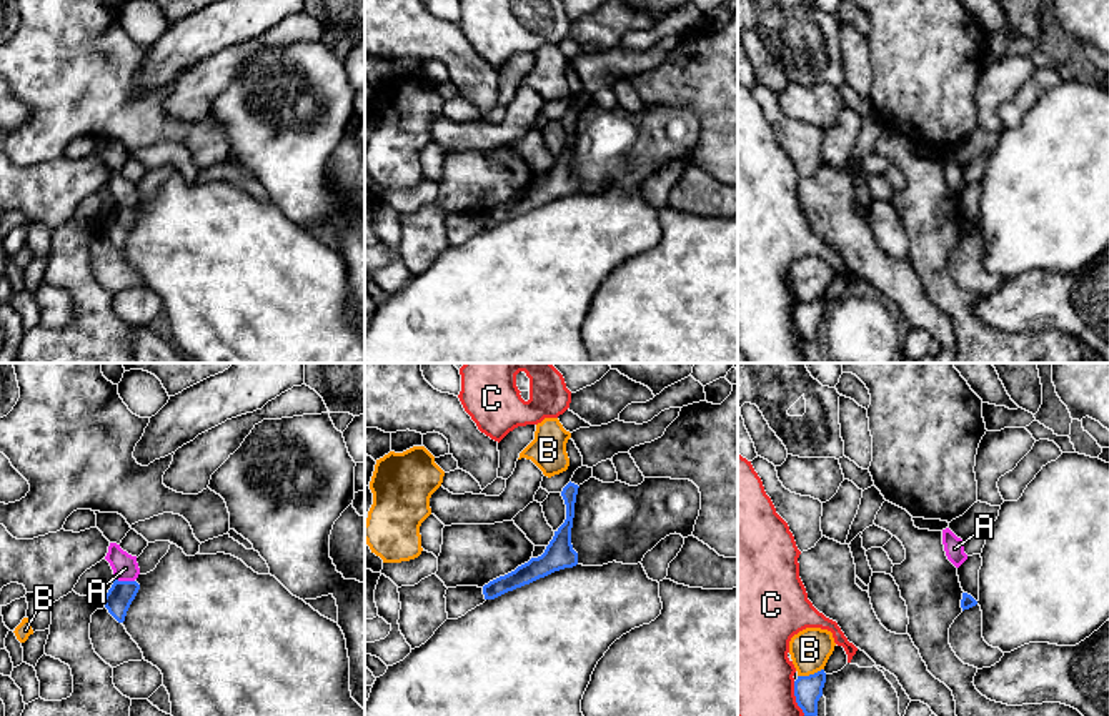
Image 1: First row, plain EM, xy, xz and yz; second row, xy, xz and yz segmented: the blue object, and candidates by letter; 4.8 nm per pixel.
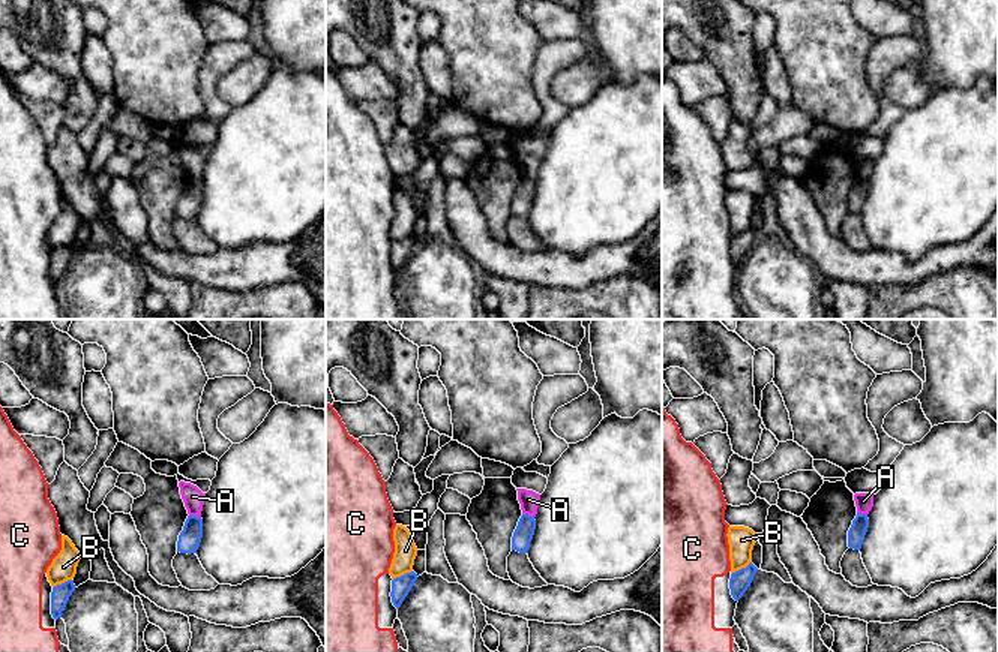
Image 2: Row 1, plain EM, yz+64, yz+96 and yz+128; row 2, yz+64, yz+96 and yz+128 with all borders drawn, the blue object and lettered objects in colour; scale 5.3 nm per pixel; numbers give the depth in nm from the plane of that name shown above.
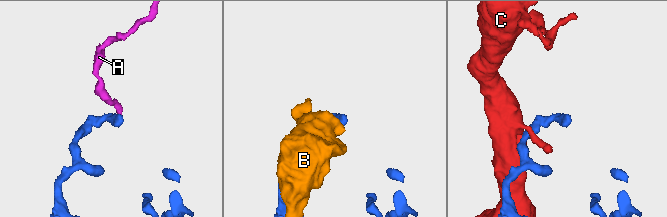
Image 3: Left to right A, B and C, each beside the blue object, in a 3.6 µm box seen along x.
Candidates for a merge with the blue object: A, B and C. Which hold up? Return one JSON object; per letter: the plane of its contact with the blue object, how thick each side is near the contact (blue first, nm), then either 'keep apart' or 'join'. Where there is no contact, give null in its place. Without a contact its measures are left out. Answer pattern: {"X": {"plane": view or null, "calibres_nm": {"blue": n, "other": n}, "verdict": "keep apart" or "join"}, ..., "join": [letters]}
{"A": {"plane": "xy", "calibres_nm": {"blue": 130, "other": 130}, "verdict": "keep apart"}, "B": {"plane": "yz", "calibres_nm": {"blue": 140, "other": 200}, "verdict": "keep apart"}, "C": {"plane": "yz", "calibres_nm": {"blue": 140, "other": 420}, "verdict": "keep apart"}, "join": []}

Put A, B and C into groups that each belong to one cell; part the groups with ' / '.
A / B / C

